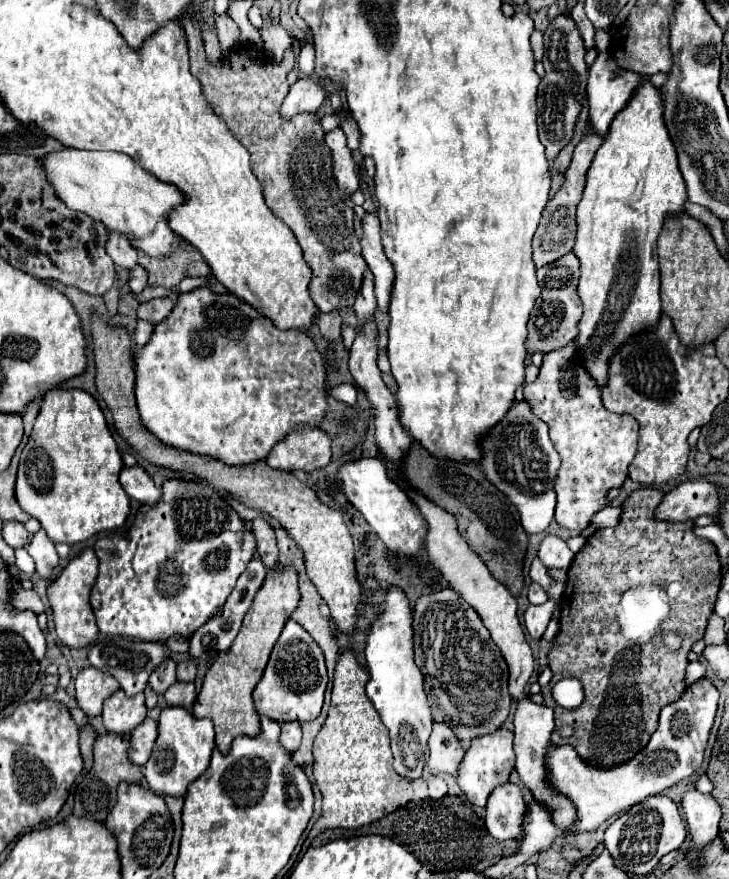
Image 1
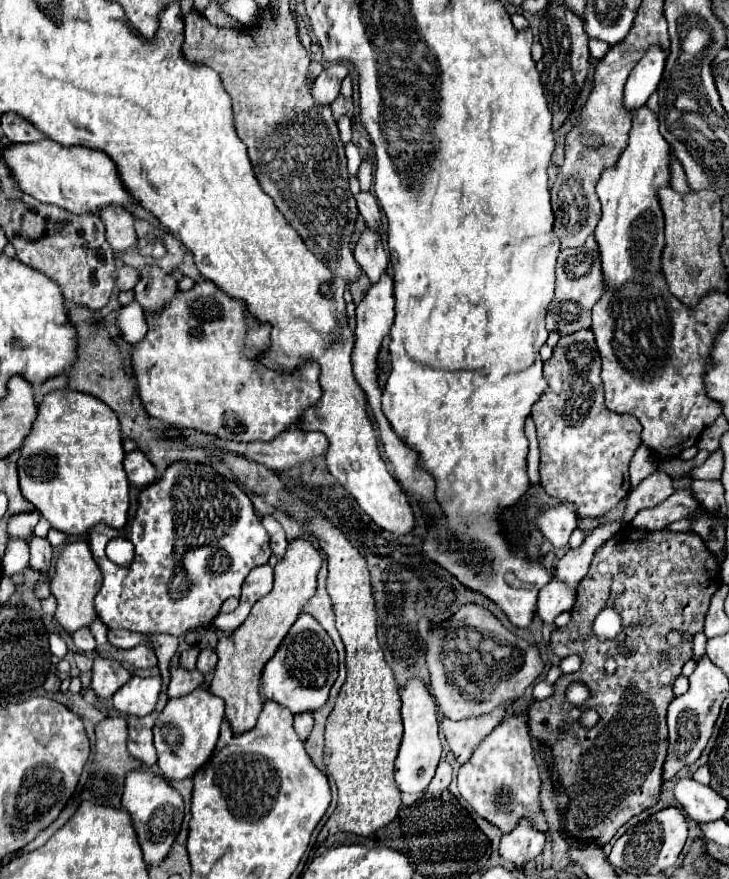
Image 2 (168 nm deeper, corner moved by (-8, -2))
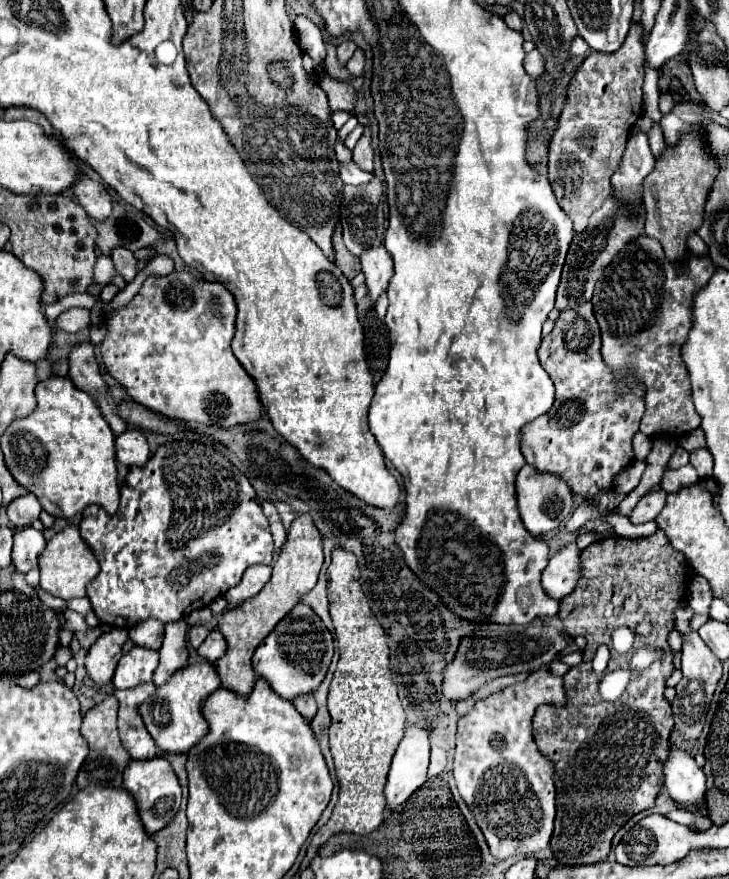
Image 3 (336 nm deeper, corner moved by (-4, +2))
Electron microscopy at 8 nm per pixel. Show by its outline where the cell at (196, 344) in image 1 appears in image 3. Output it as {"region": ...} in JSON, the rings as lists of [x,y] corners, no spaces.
{"region":[[[175,270],[169,276],[151,276],[125,308],[107,318],[107,326],[109,334],[101,346],[103,364],[127,390],[129,398],[147,410],[155,410],[167,418],[201,422],[215,428],[257,422],[265,416],[265,406],[261,406],[255,380],[247,374],[231,350],[235,324],[221,314],[219,298],[213,294],[213,282],[183,270]]]}

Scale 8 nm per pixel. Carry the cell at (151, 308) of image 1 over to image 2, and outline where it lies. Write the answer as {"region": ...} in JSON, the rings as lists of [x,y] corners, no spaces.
{"region":[[[145,266],[139,270],[139,282],[135,284],[133,292],[143,310],[157,312],[173,298],[177,292],[177,282],[165,270],[159,270],[157,266]]]}

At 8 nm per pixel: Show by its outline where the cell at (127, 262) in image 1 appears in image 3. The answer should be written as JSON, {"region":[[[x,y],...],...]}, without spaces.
{"region":[[[83,178],[81,182],[77,182],[73,186],[73,192],[91,218],[103,220],[103,218],[111,216],[113,200],[101,182],[95,182],[91,178]]]}

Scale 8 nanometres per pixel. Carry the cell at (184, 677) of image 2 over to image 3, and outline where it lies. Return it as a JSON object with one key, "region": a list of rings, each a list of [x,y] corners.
{"region":[[[185,620],[165,626],[165,638],[163,638],[163,646],[159,650],[159,666],[153,676],[155,686],[163,686],[177,670],[181,670],[189,664],[189,652],[187,652],[185,638],[187,638]]]}

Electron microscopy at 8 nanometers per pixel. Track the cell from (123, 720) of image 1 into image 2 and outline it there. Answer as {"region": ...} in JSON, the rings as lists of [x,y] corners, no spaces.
{"region":[[[131,676],[127,686],[121,686],[117,694],[113,696],[113,706],[121,714],[133,714],[133,716],[147,716],[155,710],[157,698],[161,690],[161,678],[141,678]]]}

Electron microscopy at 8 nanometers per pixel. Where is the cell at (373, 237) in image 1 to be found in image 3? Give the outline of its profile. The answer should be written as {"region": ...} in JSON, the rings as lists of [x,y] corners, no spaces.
{"region":[[[355,164],[341,166],[339,168],[339,174],[341,174],[341,180],[345,184],[349,184],[349,186],[365,186],[365,184],[369,184],[373,180],[373,174],[371,172],[363,172]]]}

